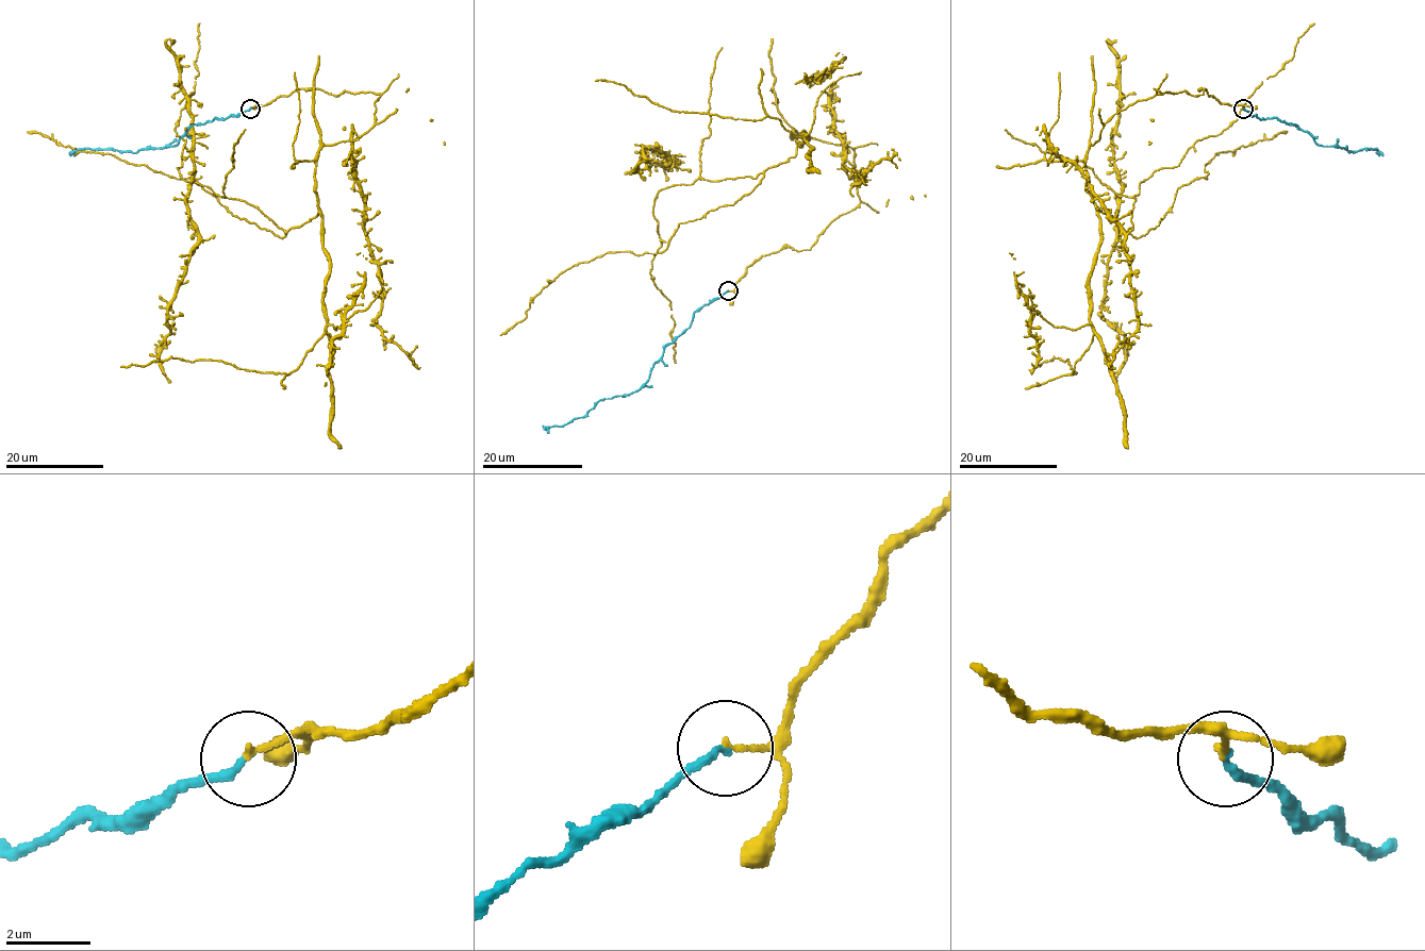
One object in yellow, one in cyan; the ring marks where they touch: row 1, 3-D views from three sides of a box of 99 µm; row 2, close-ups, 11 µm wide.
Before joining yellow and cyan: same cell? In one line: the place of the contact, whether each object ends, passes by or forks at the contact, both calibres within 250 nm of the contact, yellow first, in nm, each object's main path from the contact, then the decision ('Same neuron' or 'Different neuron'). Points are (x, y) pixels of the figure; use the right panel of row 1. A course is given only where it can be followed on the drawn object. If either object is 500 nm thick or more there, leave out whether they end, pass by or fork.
Place: (1243, 109). At the ring yellow ends. At the ring cyan ends. Thickness 160 nm (yellow) against 190 nm. Course of yellow: (1244, 109), (1205, 89), (1129, 103), (1087, 151), (1087, 193), (1127, 231), (1141, 182), (1226, 128), (1313, 22). Course of cyan: (1244, 109), (1258, 118), (1294, 123), (1321, 146), (1349, 153), (1376, 148), (1379, 155). Same neuron

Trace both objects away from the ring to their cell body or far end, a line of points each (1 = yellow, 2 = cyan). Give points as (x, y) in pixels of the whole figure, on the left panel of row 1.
1: (250, 109), (299, 89), (380, 95), (366, 132), (319, 151), (318, 214), (283, 231), (178, 170), (200, 22)
2: (250, 109), (225, 118), (194, 123), (176, 146), (135, 153), (78, 148), (69, 155)

